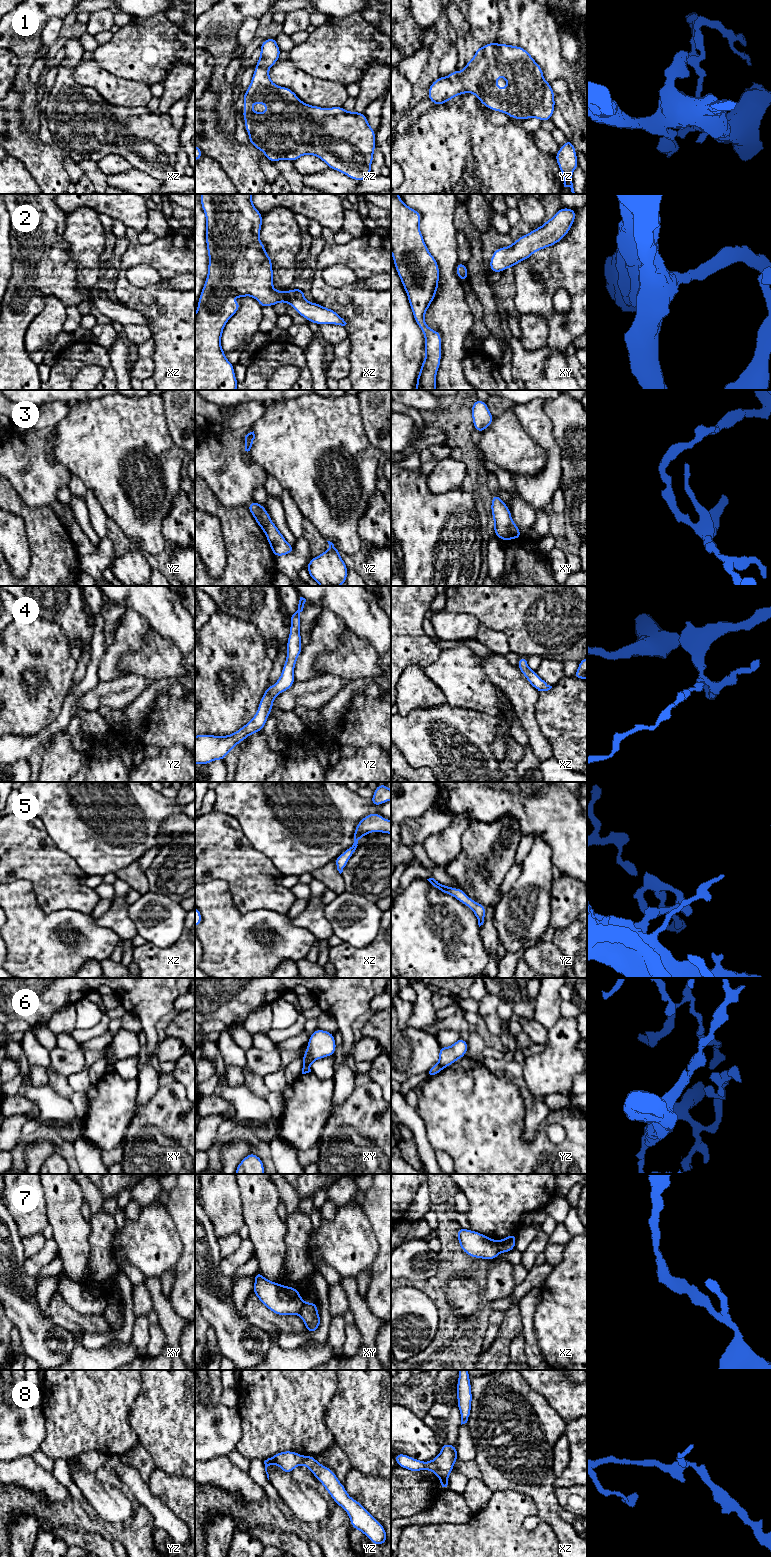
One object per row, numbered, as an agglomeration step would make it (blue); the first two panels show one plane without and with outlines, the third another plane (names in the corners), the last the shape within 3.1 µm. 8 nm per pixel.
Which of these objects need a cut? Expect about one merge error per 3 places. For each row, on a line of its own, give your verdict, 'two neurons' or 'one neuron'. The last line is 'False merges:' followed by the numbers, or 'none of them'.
1: one neuron
2: one neuron
3: two neurons
4: one neuron
5: one neuron
6: two neurons
7: two neurons
8: two neurons
False merges: 3, 6, 7, 8

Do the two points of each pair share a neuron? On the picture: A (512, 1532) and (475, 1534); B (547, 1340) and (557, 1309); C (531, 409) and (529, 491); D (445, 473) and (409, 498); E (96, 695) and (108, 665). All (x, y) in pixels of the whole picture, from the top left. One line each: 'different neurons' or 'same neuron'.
A: same neuron
B: same neuron
C: same neuron
D: different neurons
E: different neurons

